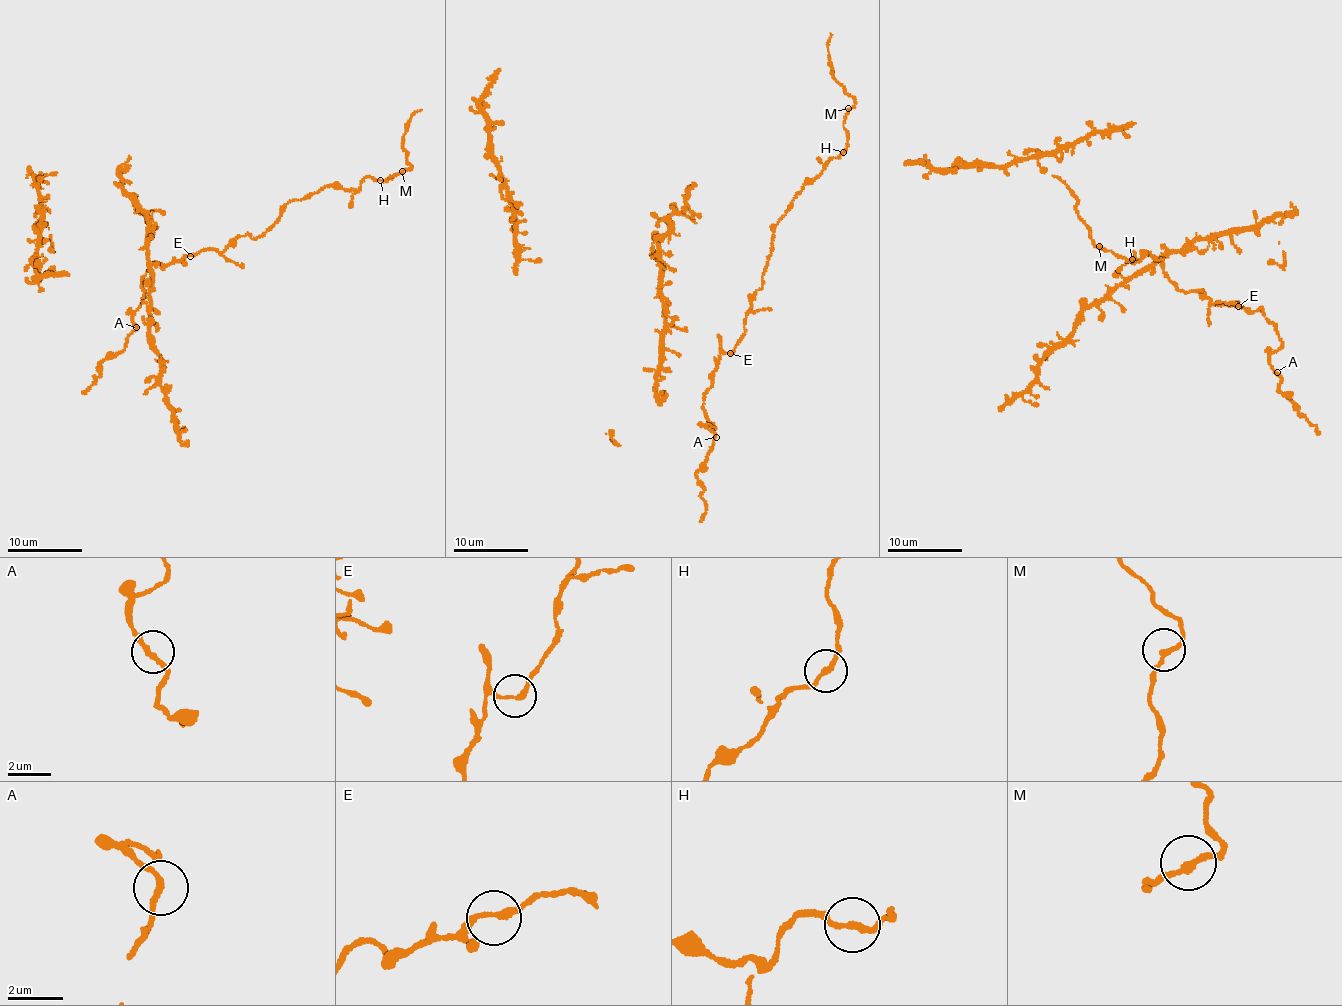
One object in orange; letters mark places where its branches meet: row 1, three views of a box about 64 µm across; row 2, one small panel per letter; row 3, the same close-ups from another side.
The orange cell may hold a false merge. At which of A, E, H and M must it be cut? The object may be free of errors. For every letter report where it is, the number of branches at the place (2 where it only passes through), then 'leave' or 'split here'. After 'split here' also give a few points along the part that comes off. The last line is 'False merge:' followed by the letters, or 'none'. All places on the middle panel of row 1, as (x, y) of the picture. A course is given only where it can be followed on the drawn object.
A: place (716, 437); branches 2; leave
E: place (730, 353); branches 2; leave
H: place (843, 152); branches 2; leave
M: place (848, 108); branches 2; leave
False merge: none

